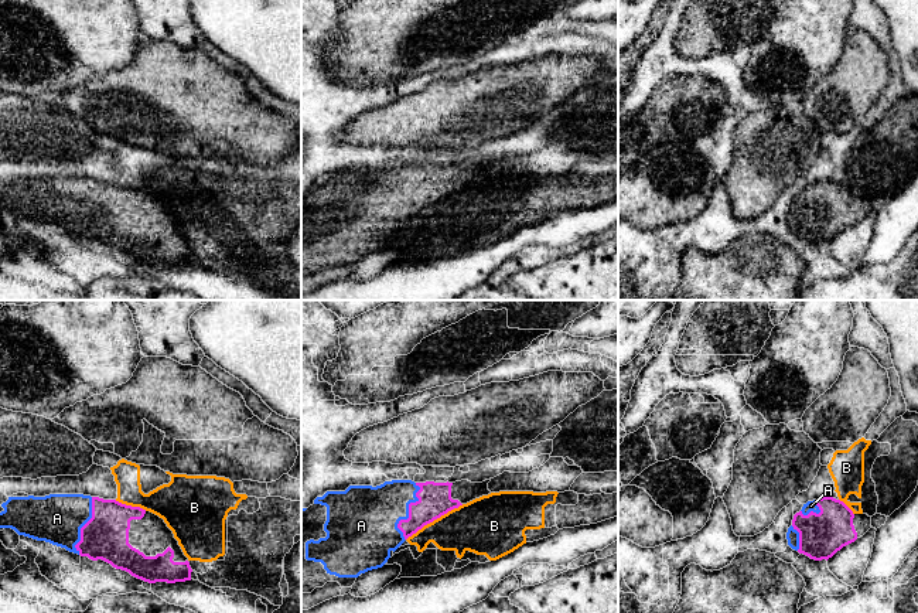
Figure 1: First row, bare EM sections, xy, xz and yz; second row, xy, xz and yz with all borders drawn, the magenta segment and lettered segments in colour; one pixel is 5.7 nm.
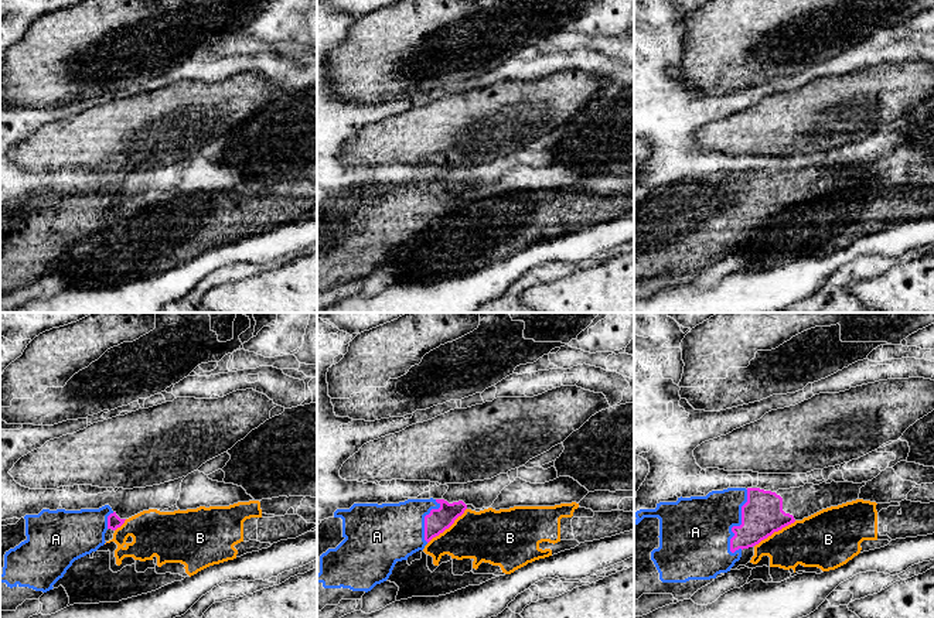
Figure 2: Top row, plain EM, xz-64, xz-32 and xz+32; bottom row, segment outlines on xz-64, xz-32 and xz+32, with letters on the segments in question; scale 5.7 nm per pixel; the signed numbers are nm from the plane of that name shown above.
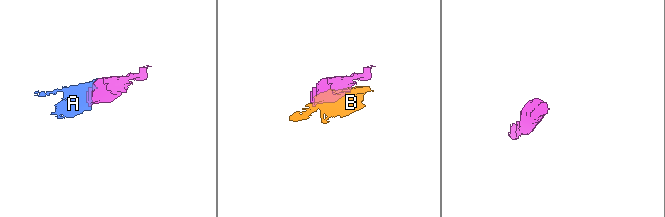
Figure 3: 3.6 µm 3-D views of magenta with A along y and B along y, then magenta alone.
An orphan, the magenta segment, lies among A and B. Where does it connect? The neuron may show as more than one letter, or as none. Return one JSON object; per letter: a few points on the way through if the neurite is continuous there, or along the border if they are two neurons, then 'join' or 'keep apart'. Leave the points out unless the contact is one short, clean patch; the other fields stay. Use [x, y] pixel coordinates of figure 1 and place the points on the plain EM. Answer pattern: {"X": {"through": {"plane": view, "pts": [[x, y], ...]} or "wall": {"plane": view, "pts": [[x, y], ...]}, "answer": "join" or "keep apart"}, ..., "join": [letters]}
{"A": {"answer": "join"}, "B": {"answer": "keep apart"}, "join": ["A"]}

